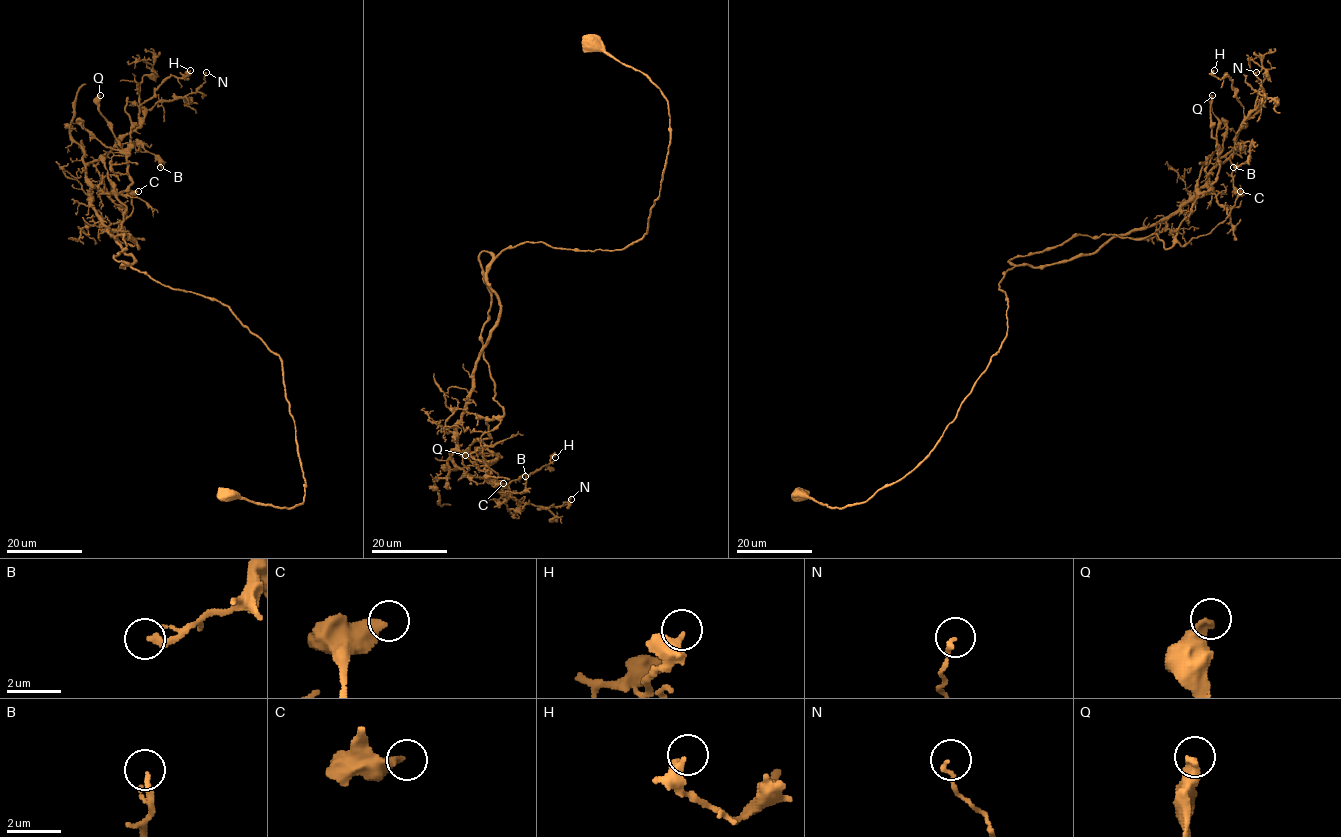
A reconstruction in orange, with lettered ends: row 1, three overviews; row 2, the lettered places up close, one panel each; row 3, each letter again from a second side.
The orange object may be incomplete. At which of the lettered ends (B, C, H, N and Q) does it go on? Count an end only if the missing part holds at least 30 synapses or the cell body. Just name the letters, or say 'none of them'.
none of them

